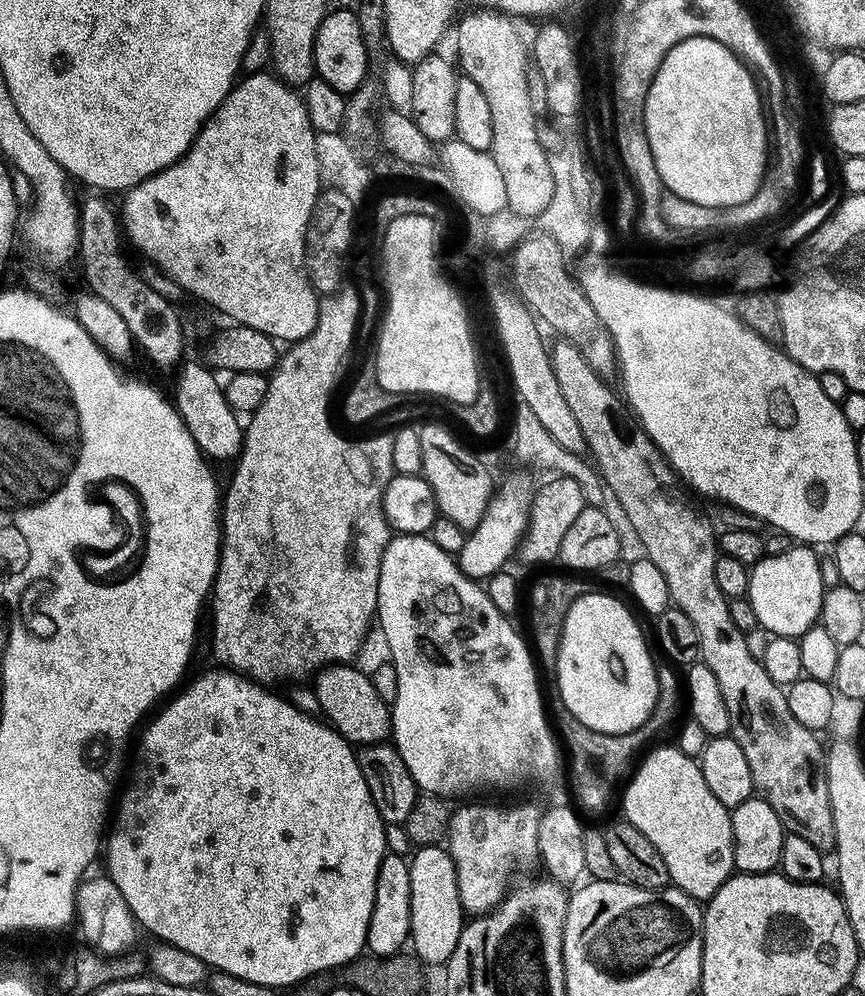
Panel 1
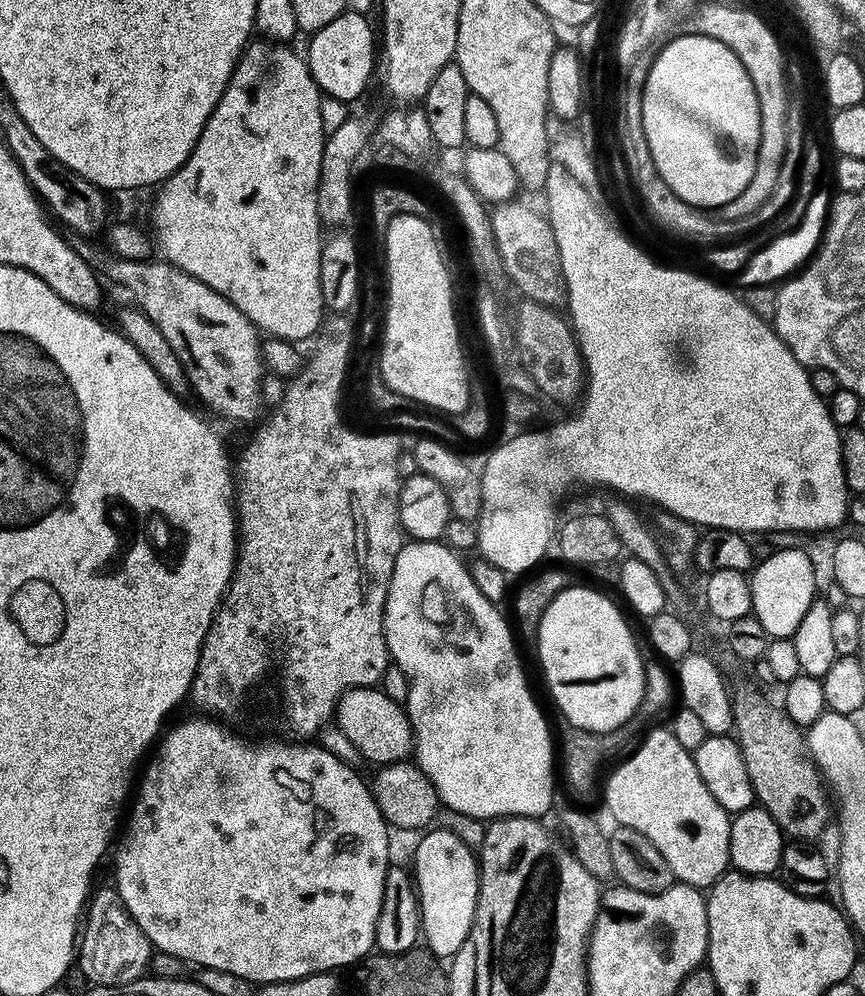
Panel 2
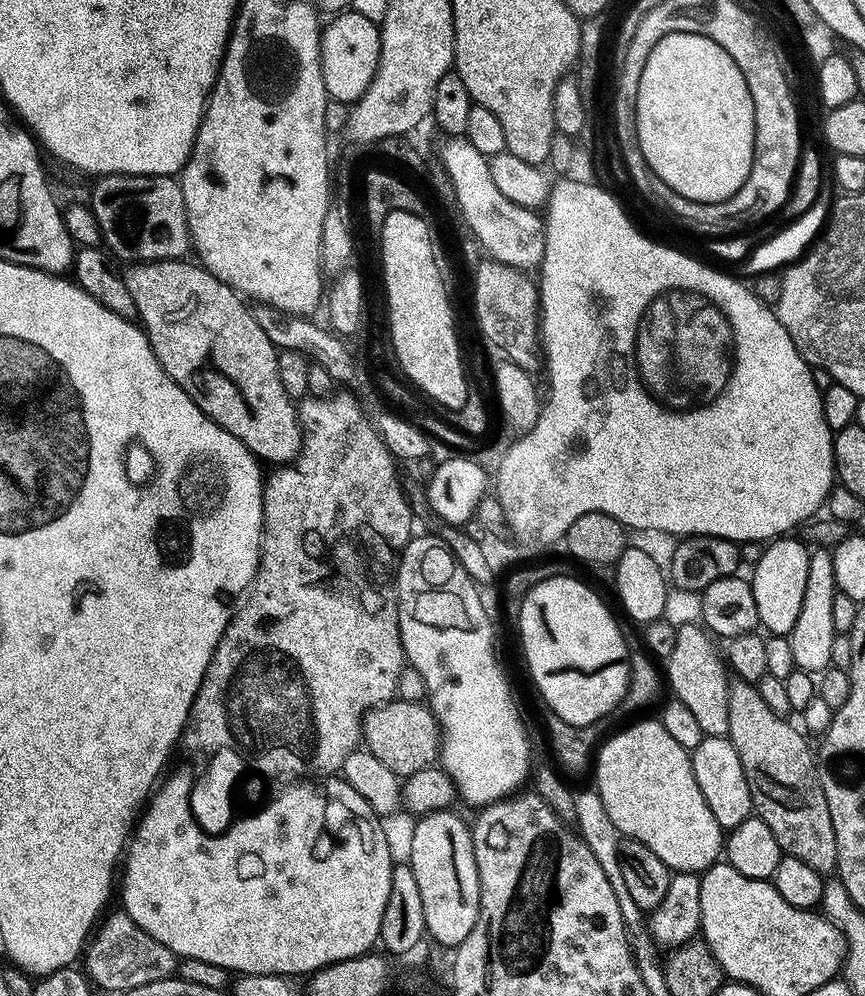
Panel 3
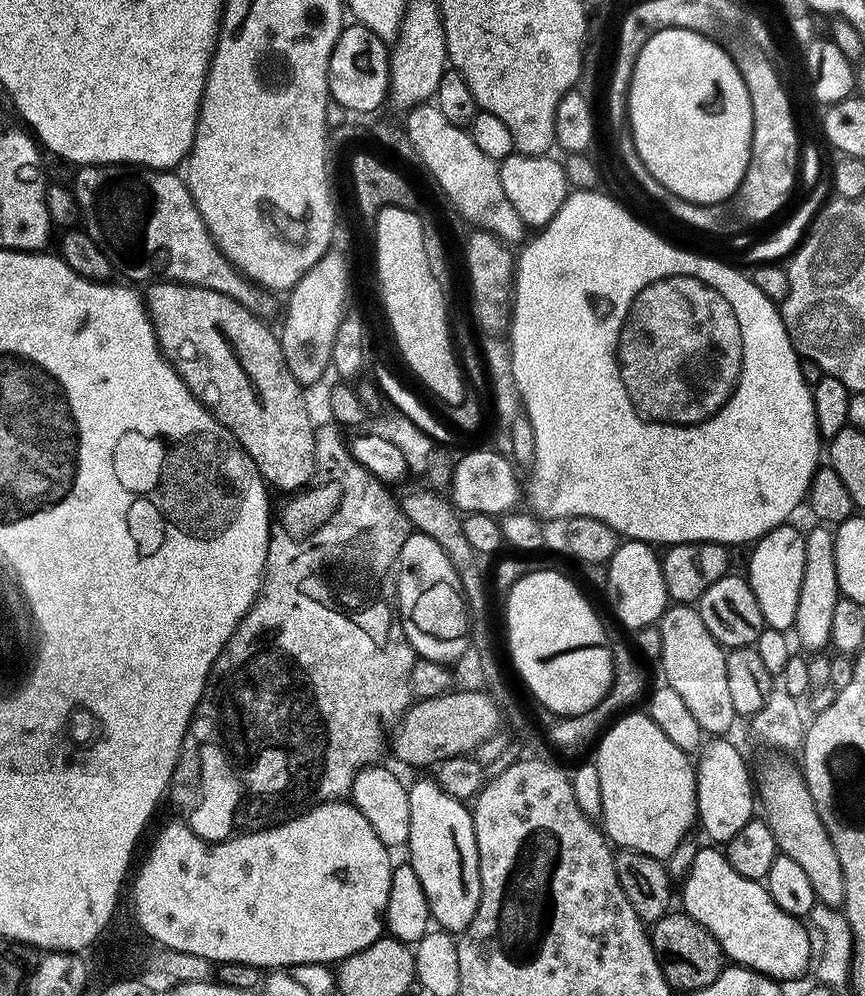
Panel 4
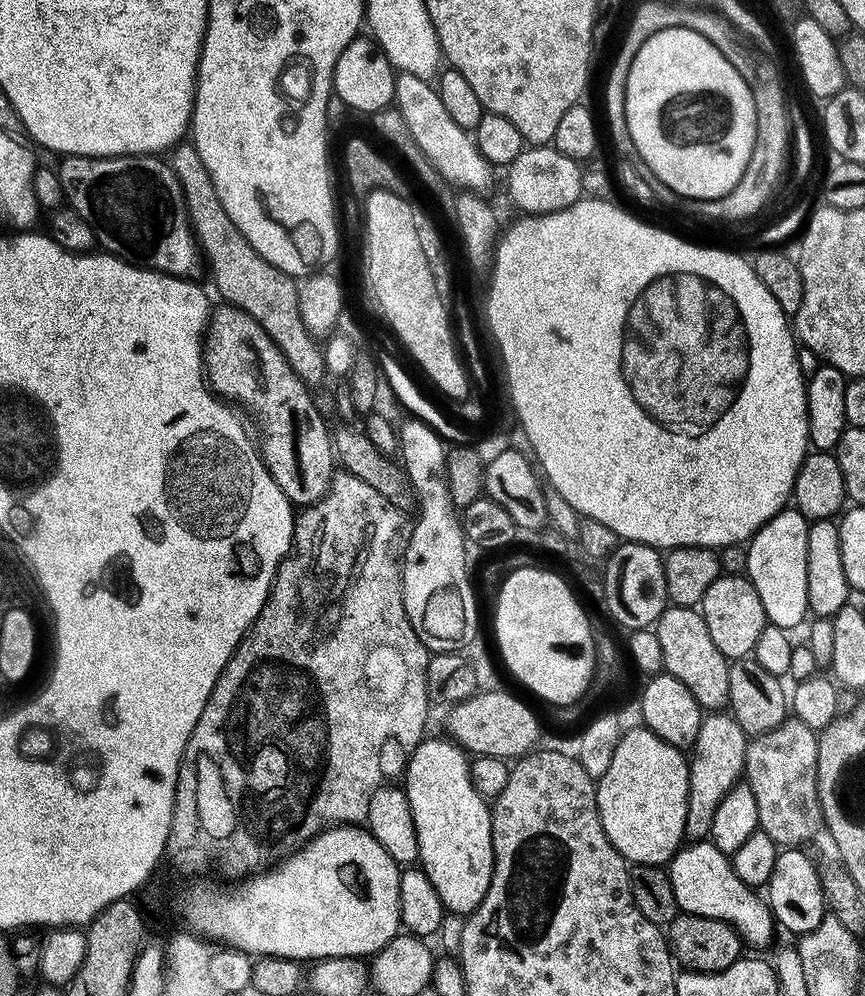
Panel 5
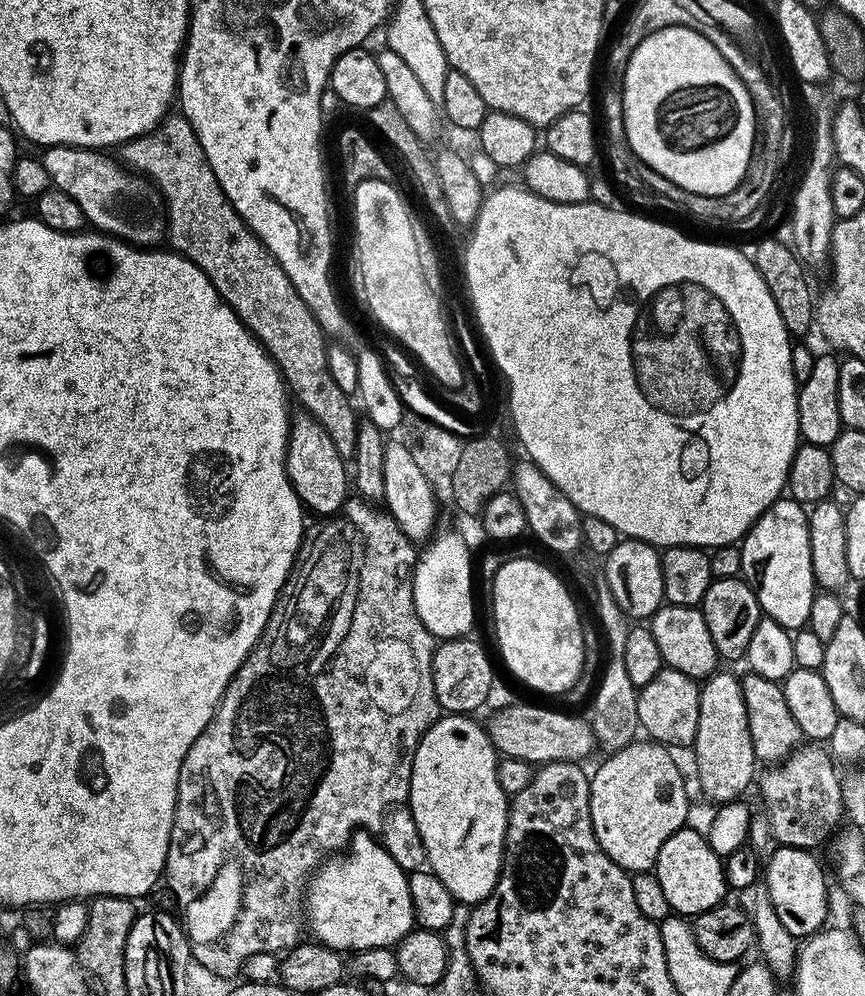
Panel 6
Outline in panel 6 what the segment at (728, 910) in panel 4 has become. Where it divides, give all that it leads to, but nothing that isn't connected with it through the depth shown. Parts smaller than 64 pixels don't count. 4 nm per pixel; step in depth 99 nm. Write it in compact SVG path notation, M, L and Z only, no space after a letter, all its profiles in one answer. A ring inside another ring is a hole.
M693 826L679 828L658 850L654 873L671 911L685 918L695 918L718 906L725 899L724 862L711 849L702 832Z

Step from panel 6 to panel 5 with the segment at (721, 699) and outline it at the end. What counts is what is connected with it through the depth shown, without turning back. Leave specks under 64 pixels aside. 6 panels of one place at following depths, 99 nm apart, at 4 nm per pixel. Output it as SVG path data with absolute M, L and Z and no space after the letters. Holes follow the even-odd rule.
M713 711L700 723L689 759L685 843L696 844L709 837L719 802L743 777L747 741L748 736L742 726L727 711Z

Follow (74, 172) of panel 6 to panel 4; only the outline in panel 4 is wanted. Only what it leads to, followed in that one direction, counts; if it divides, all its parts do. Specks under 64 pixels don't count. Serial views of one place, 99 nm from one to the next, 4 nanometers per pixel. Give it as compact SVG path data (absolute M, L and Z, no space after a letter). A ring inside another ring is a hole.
M86 164L77 167L75 171L76 177L70 181L70 188L75 193L80 208L83 231L88 232L90 238L98 242L98 246L102 246L102 254L110 258L113 269L119 275L121 272L125 281L193 284L206 290L218 290L218 294L226 294L226 298L234 298L238 306L246 306L250 314L265 322L271 321L275 312L277 315L277 297L245 278L240 269L233 266L222 254L202 214L198 214L198 206L183 175L175 176L177 173L172 170L142 168L135 164Z

